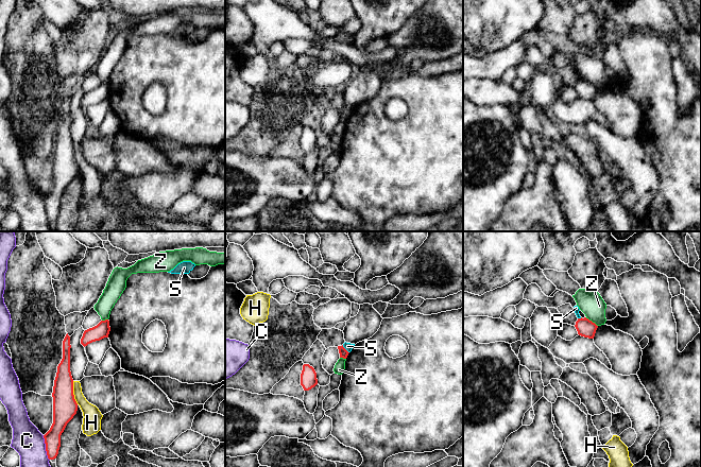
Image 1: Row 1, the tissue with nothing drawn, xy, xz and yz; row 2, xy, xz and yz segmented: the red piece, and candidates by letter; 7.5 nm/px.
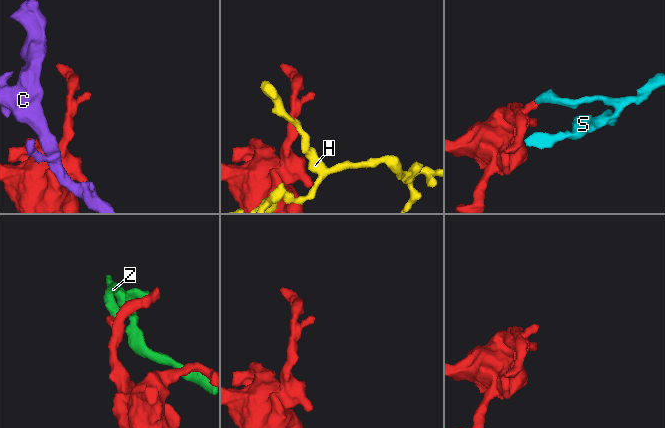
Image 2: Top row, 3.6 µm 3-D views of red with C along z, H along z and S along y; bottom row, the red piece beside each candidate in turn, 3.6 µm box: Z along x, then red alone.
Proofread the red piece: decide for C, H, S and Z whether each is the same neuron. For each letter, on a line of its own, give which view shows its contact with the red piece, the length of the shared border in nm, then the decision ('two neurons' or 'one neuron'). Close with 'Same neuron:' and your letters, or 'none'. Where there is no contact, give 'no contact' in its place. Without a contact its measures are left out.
C: meets red in xy; contact 200 nm long; two neurons
H: meets red in xy; contact 180 nm long; two neurons
S: meets red in xz; contact 80 nm long; two neurons
Z: meets red in yz; contact 120 nm long; two neurons
Same neuron: none

